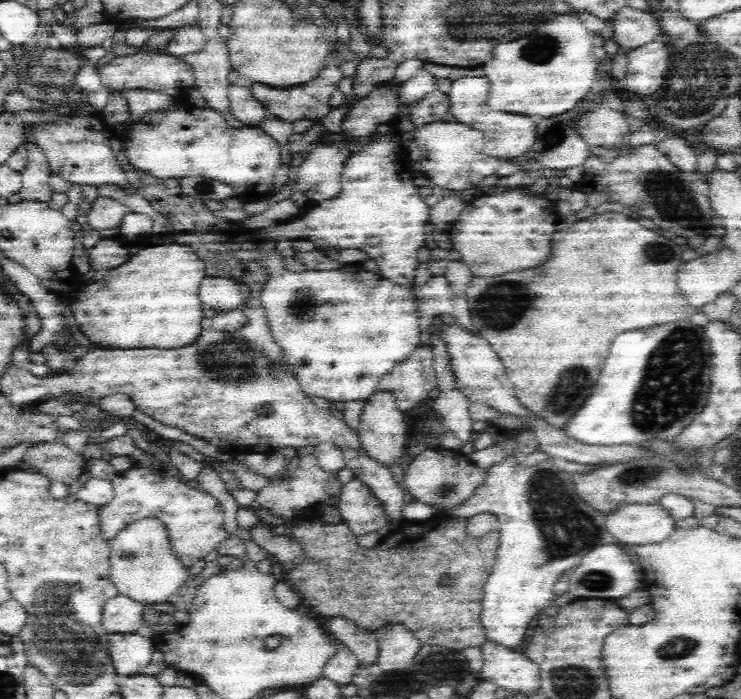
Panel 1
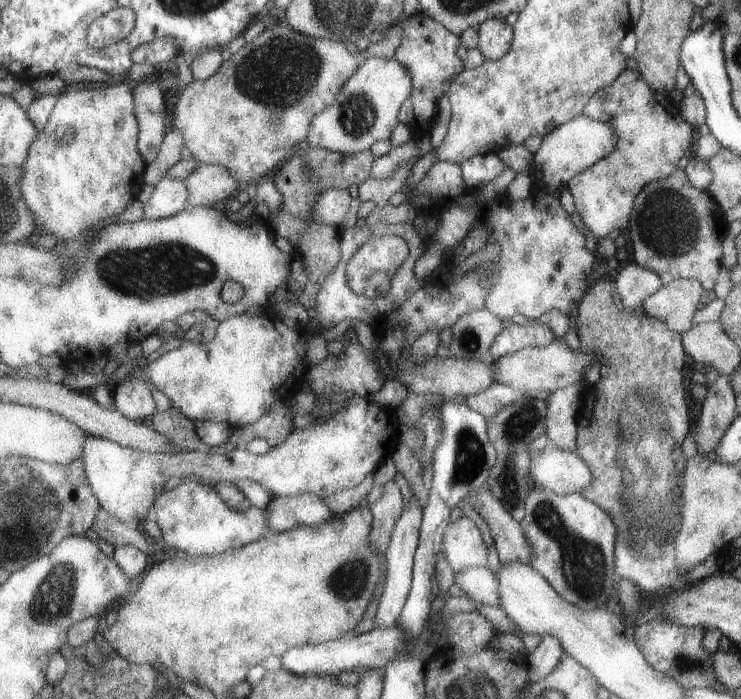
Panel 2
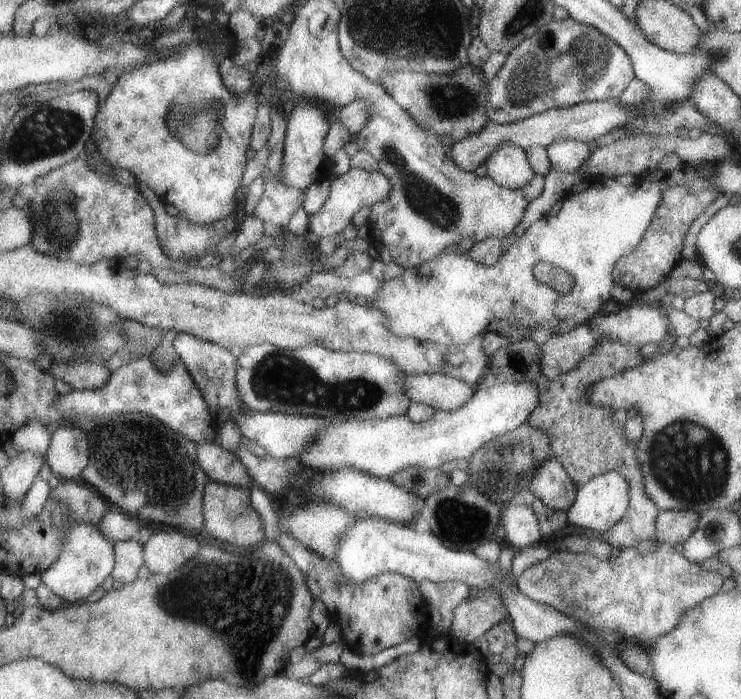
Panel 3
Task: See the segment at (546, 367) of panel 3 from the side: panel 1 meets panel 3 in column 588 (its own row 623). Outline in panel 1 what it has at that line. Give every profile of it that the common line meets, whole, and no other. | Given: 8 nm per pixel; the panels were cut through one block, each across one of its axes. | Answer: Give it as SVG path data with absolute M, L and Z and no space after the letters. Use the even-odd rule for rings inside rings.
M344 617L326 619L325 623L335 638L355 654L359 667L368 669L372 664L377 664L379 644L372 631L359 628Z

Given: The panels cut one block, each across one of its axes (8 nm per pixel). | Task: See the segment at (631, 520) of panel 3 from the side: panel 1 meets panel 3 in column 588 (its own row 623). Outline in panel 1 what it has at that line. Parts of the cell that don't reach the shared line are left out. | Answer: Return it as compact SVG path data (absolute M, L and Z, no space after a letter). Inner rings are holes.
M434 516L426 522L419 524L404 522L390 530L376 545L366 548L358 544L357 536L342 521L338 523L323 523L318 518L313 518L309 521L302 519L300 522L296 522L296 524L291 524L288 529L288 536L292 537L294 541L298 541L300 547L302 547L302 560L300 560L298 566L288 568L288 571L285 571L284 579L301 598L304 598L304 602L310 608L311 613L318 615L321 620L344 617L355 626L369 631L378 630L388 624L399 623L404 625L406 629L410 629L410 632L413 632L413 635L422 644L445 646L457 651L470 648L470 646L481 646L486 642L486 635L484 635L484 629L479 621L480 601L483 598L483 588L485 587L486 580L490 576L497 557L501 534L498 530L492 530L486 532L486 534L482 534L482 536L472 536L468 532L468 523L469 519L465 516L448 516L447 518Z

